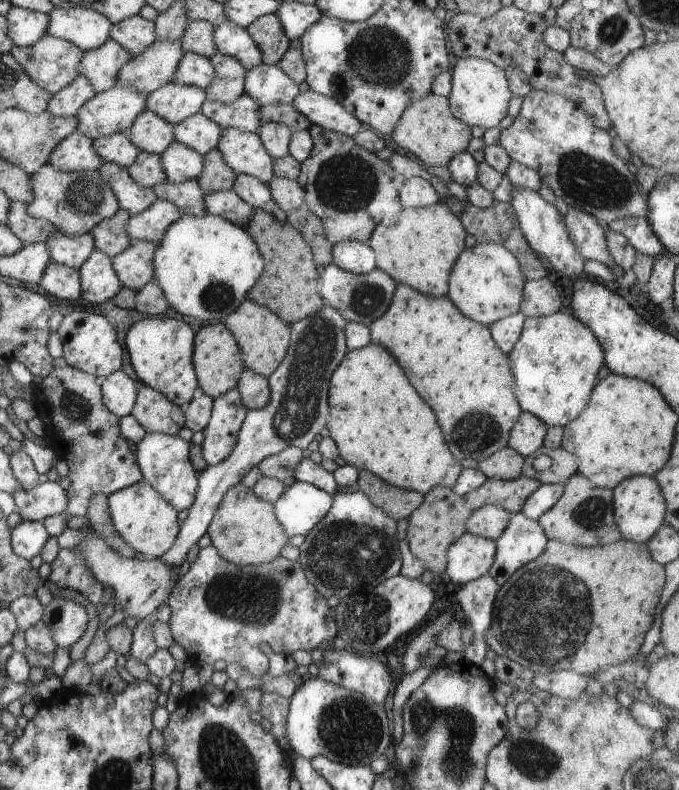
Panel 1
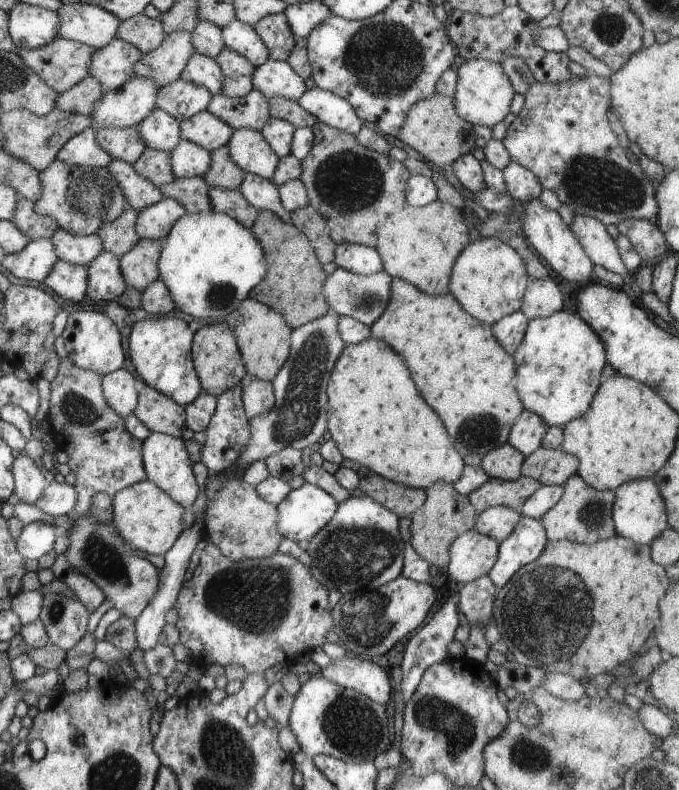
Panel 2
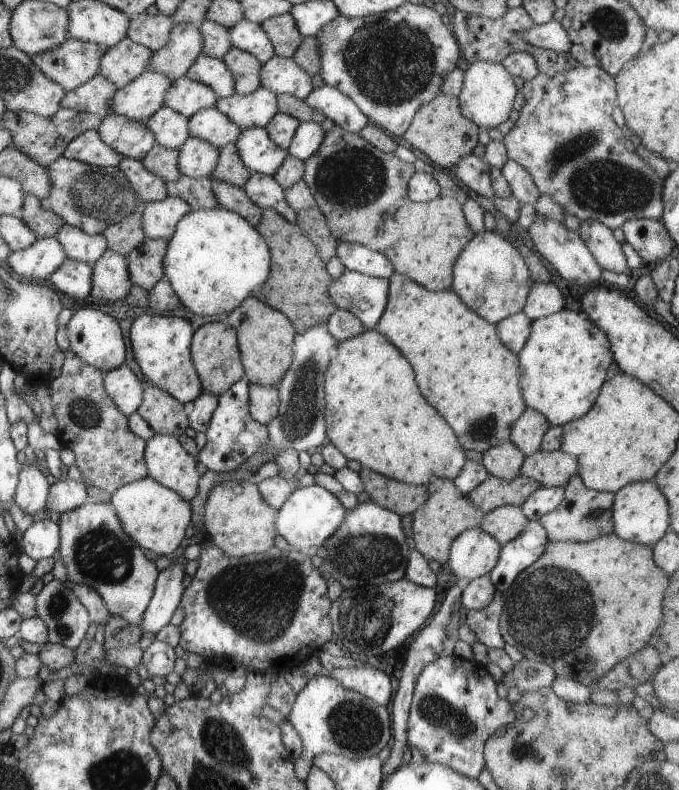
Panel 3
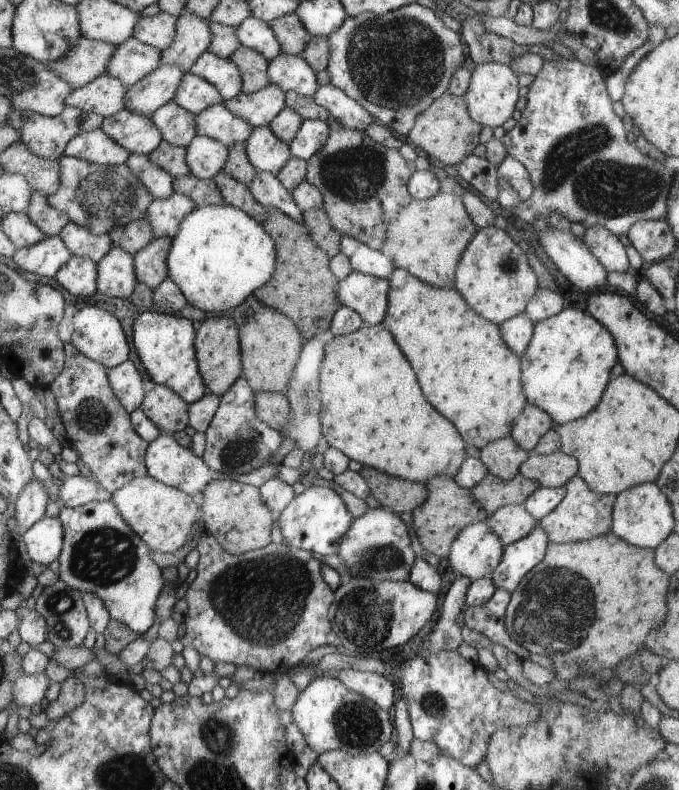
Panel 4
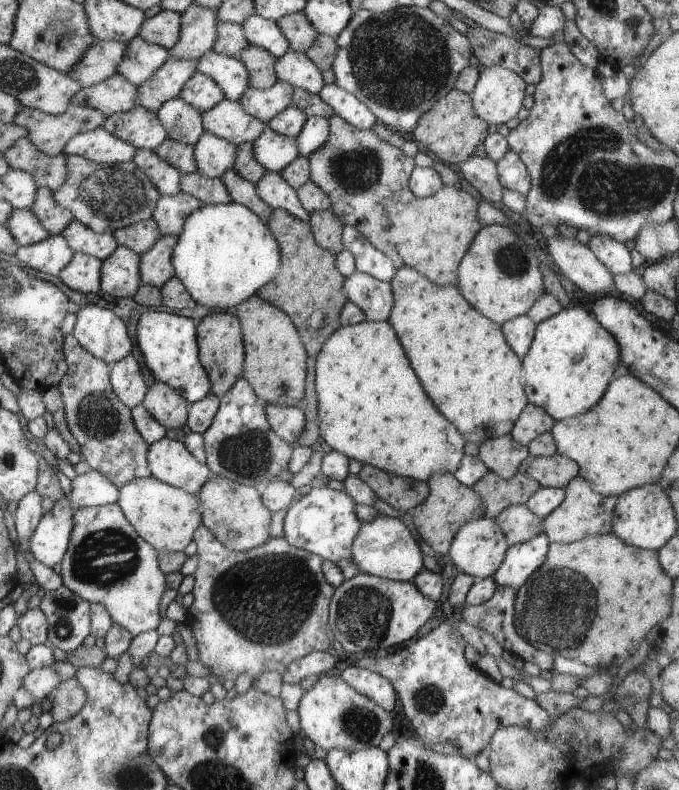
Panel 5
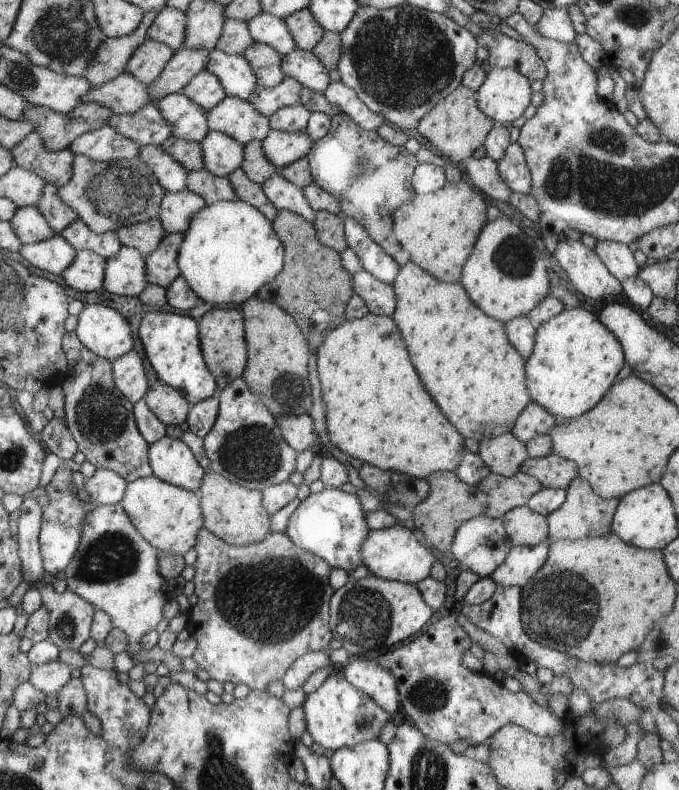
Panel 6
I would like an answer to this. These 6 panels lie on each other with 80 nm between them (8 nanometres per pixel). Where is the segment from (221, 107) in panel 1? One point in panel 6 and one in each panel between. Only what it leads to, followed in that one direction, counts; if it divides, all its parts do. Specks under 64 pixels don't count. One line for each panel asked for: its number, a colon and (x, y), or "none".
2: (251, 111)
3: (257, 109)
4: (259, 108)
5: (264, 104)
6: (266, 101)

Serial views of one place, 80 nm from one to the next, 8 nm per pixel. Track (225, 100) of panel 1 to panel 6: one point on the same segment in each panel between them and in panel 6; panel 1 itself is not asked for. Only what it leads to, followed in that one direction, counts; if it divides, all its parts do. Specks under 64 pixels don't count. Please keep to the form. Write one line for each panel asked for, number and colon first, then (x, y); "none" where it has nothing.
2: (237, 70)
3: (245, 68)
4: (253, 66)
5: (259, 63)
6: (266, 63)

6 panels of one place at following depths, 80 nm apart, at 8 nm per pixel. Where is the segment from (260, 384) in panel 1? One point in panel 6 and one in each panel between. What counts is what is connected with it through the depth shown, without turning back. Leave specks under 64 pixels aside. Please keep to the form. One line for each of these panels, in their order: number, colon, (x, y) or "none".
2: (258, 397)
3: (263, 405)
4: (272, 408)
5: (287, 421)
6: (297, 430)

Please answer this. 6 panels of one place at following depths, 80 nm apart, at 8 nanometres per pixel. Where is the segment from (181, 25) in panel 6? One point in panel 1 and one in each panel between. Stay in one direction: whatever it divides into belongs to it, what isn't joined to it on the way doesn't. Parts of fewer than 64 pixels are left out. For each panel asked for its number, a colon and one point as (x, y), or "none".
1: (135, 34)
2: (144, 33)
3: (153, 32)
4: (159, 30)
5: (163, 29)

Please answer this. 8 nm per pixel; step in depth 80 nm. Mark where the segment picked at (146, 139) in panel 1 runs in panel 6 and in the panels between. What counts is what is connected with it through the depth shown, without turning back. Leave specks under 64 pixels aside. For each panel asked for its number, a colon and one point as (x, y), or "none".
2: (160, 131)
3: (170, 129)
4: (177, 126)
5: (183, 123)
6: (187, 121)

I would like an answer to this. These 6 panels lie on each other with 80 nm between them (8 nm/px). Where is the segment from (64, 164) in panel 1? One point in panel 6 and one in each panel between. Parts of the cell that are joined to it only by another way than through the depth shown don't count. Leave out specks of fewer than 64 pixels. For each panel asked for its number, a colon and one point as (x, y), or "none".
2: (82, 150)
3: (88, 148)
4: (94, 146)
5: (100, 146)
6: (104, 144)

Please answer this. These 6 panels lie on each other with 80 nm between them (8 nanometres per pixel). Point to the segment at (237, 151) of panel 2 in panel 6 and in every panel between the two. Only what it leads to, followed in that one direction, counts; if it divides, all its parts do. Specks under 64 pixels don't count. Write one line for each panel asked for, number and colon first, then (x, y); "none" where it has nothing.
3: (256, 149)
4: (266, 152)
5: (273, 151)
6: (280, 148)

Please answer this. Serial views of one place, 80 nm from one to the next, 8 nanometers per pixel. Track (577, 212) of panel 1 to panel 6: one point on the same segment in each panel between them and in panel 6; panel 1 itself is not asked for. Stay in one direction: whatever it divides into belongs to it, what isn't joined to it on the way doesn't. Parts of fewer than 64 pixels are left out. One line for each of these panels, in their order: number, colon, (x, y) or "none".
2: (600, 247)
3: (608, 252)
4: (603, 244)
5: (614, 254)
6: (618, 258)

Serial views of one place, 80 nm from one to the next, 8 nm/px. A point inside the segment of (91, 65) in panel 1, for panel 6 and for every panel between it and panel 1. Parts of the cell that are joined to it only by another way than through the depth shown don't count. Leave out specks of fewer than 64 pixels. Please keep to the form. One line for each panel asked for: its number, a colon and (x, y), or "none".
2: (112, 65)
3: (122, 63)
4: (132, 60)
5: (141, 59)
6: (148, 60)

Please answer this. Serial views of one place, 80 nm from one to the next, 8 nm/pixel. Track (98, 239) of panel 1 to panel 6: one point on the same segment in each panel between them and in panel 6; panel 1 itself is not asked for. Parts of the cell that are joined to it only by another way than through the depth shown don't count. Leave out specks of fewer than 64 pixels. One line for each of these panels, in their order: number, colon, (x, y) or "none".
2: (118, 236)
3: (123, 236)
4: (136, 234)
5: (139, 237)
6: (145, 236)

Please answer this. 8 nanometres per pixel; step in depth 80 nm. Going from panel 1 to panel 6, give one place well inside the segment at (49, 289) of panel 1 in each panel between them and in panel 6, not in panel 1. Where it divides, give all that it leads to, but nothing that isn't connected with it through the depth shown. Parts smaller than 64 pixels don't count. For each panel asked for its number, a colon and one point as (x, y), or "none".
2: (70, 281)
3: (73, 278)
4: (79, 276)
5: (83, 274)
6: (86, 273)

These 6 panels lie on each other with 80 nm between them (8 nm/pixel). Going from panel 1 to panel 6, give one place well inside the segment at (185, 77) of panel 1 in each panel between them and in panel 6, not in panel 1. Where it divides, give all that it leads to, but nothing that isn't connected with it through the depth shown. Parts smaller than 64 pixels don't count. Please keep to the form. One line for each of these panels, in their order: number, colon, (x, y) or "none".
2: (201, 70)
3: (213, 72)
4: (223, 74)
5: (229, 73)
6: (234, 72)

